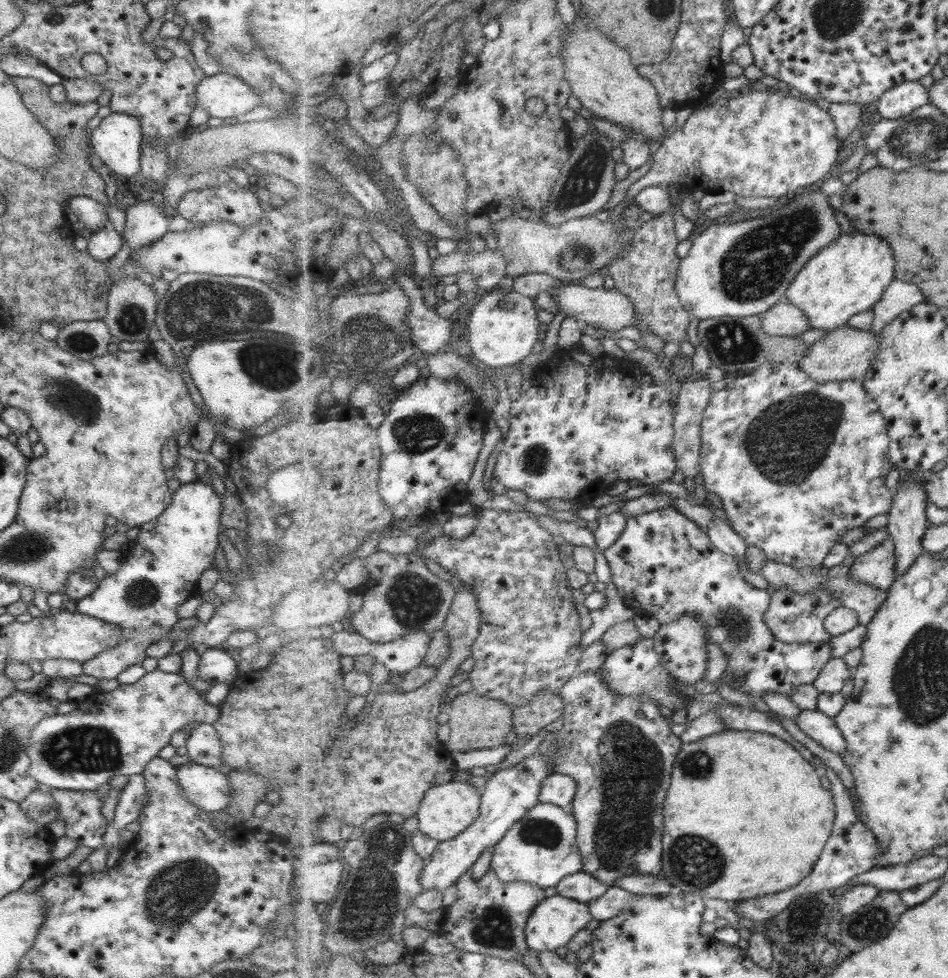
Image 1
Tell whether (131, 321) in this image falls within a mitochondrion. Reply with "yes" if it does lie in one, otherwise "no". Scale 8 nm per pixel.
yes

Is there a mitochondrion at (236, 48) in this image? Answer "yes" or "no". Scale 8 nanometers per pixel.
yes

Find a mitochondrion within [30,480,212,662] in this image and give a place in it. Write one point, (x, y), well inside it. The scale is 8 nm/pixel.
(140, 594)

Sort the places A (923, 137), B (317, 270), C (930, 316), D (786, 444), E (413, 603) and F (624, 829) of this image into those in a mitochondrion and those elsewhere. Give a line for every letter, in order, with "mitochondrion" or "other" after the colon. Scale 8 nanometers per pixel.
A: mitochondrion
B: other
C: other
D: mitochondrion
E: mitochondrion
F: mitochondrion

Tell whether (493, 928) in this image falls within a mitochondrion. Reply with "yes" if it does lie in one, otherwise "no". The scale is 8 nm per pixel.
yes

